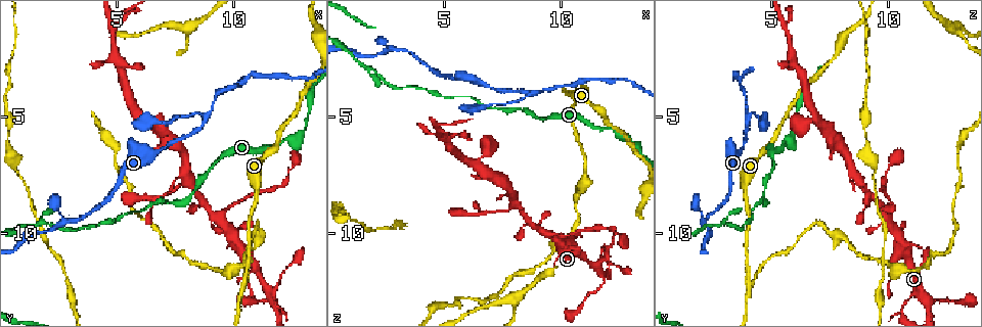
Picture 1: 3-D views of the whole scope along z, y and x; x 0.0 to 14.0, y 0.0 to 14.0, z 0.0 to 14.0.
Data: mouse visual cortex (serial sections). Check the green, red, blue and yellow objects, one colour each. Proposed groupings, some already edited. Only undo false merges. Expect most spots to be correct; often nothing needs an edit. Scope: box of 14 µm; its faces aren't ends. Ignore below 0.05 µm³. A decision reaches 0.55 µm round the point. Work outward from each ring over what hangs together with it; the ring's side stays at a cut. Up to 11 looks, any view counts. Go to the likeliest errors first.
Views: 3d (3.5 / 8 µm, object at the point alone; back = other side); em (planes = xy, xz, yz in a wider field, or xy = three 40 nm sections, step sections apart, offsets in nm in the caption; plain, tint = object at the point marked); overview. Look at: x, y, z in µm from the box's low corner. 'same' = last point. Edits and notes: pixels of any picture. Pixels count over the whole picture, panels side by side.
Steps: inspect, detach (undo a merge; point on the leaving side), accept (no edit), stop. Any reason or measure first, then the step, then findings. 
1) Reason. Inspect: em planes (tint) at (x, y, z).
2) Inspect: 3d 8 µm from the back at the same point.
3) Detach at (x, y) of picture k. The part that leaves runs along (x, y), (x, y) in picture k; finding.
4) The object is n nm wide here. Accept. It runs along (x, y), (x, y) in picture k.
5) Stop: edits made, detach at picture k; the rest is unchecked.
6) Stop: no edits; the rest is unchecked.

Inspect: 3d 3.5 µm at (10.5, 12.2, 4.1).

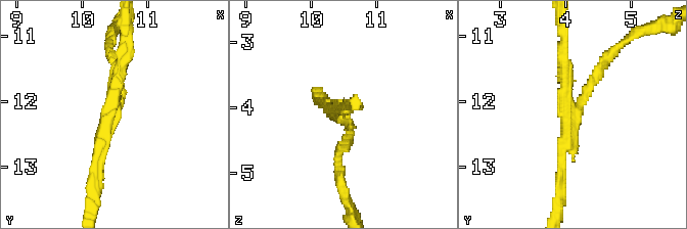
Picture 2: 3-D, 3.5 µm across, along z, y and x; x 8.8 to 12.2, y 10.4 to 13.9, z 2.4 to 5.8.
Inspect: em xy step 3 (plain) at (10.50, 12.15, 4.05).

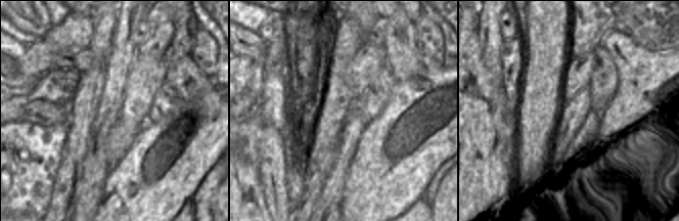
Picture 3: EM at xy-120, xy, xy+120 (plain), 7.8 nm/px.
With the object marked. Inspect: em xy step 3 (tint) at the same point.

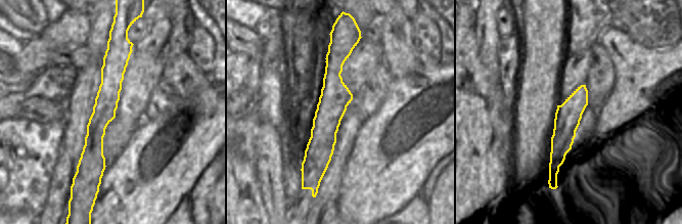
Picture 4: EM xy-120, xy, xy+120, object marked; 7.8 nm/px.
The arms are 150, 150, 200 nm wide. Detach at (598, 77) of picture 2. Two cells meet here.

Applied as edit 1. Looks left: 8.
Sharp bend. Inspect: 3d 3.5 µm at (9.4, 9.5, 10.0).

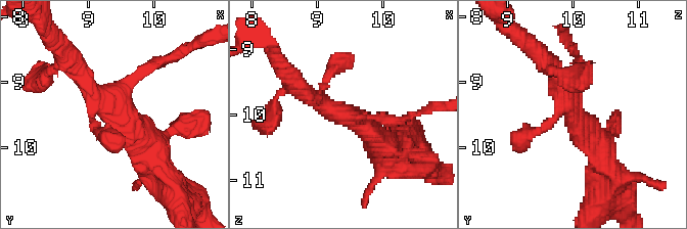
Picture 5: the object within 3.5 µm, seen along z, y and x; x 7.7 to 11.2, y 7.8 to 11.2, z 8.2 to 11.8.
Need the tissue. Inspect: em planes (tint) at (9.35, 9.40, 10.00).

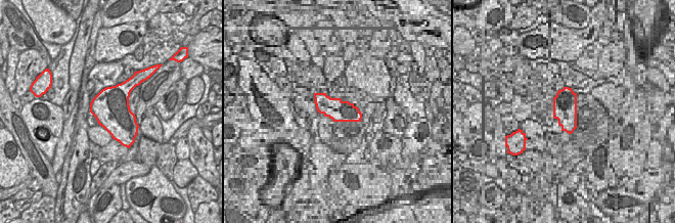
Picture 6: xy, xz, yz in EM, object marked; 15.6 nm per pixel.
Cut it another way. Inspect: em xy step 5 (tint) at the same point.

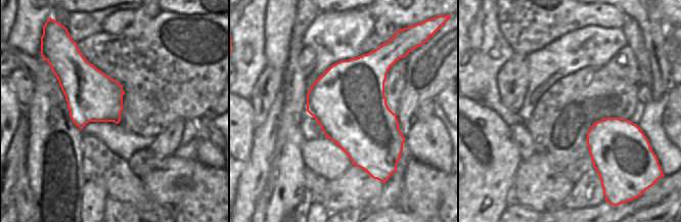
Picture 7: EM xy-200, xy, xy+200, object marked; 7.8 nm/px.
The object is 600 nm wide here. Accept. It runs along (150, 156), (147, 141), (69, 62) in picture 5; all the same cell.

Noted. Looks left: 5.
Inspect: 3d 3.5 µm at (2.7, 9.6, 2.1).

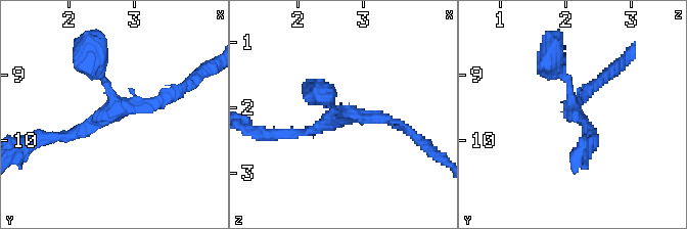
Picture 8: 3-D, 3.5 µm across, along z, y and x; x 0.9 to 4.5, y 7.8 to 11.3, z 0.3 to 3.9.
3 arms meet here; the arms are 150, 150, 200 nm wide; shape alone is not enough. Inspect: em xy step 5 (tint) at (2.75, 9.50, 2.10).

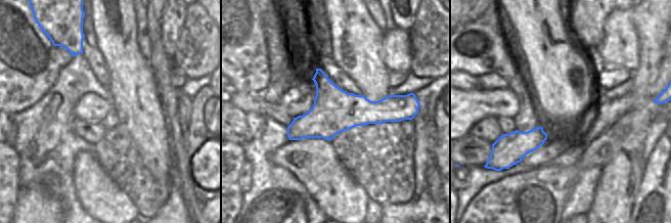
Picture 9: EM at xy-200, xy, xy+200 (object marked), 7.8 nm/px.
Another direction. Inspect: em xy step 1 (tint) at the same point.

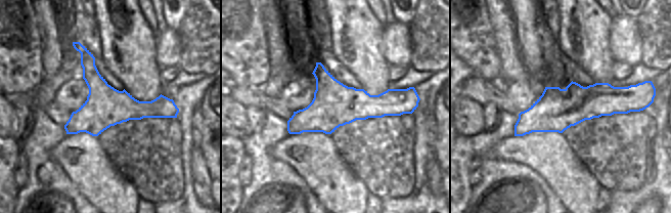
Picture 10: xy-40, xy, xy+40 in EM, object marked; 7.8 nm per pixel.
Accept. It runs along (632, 100), (575, 103), (517, 133) in picture 10; continuous, no second cell.

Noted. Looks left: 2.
Two arms in line, one across. Inspect: 3d 8 µm at (8.7, 5.1, 4.1).

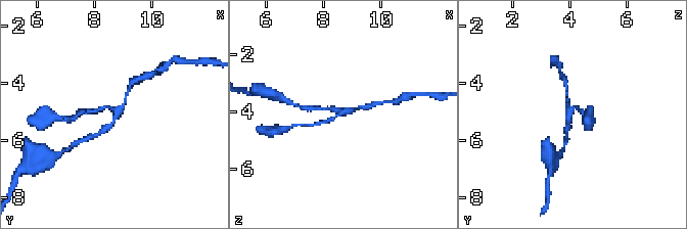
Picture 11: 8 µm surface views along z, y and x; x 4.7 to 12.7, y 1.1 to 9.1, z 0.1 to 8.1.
Shape alone is not enough. Inspect: em xy step 2 (tint) at (8.7, 5.0, 3.9).

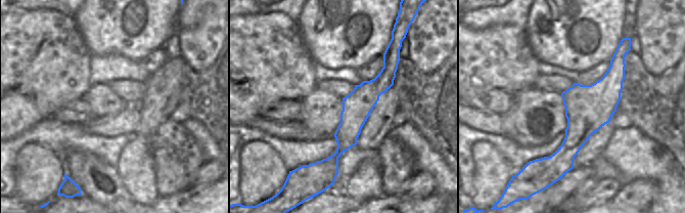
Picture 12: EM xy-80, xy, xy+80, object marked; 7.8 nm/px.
The arms are 150, 150, 200 nm wide. Accept. It runs along (566, 135), (570, 108), (581, 110) in picture 11; continuous, no second cell.

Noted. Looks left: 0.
Stop: edits made, detach at picture 2; the rest is unchecked.

